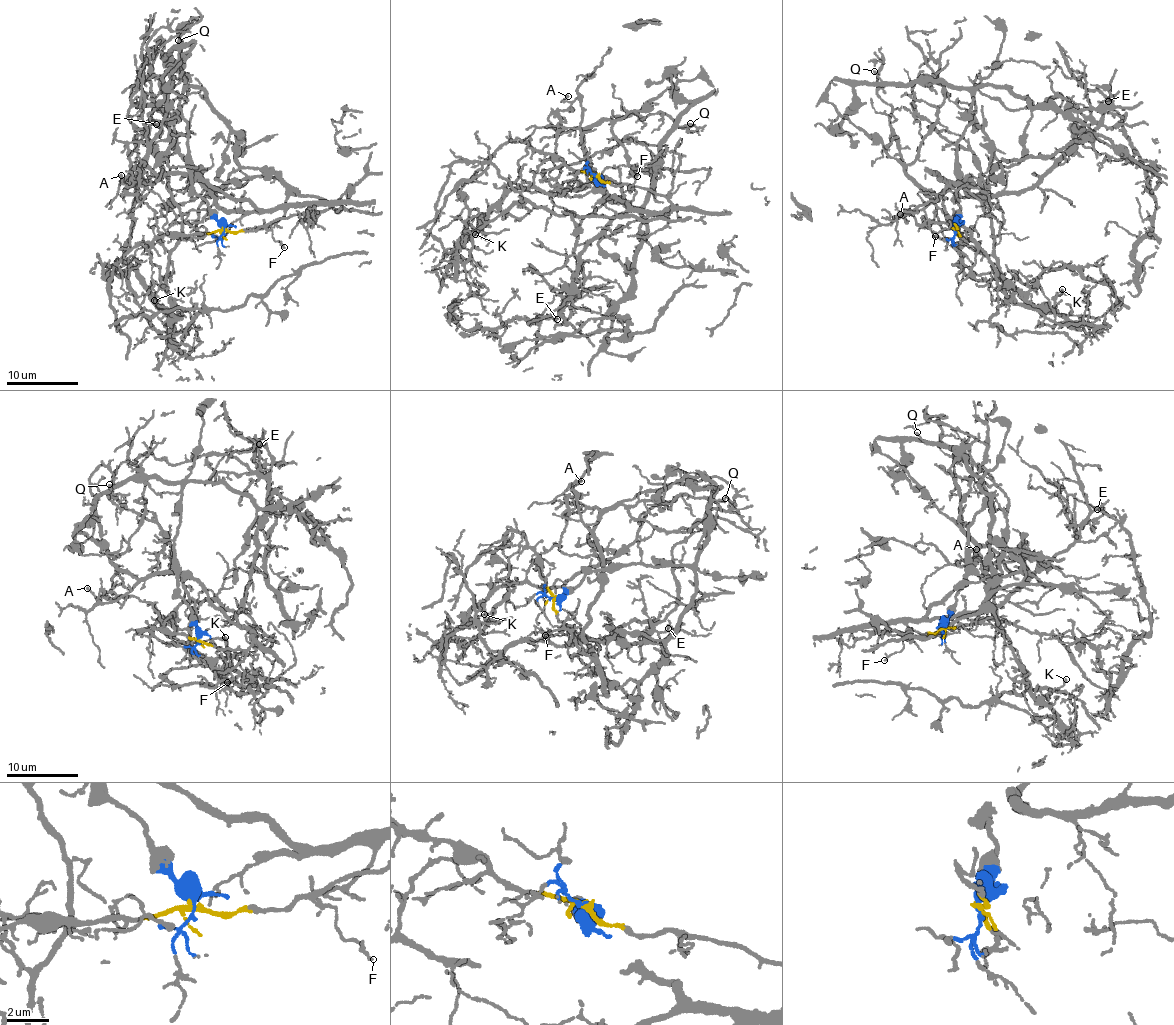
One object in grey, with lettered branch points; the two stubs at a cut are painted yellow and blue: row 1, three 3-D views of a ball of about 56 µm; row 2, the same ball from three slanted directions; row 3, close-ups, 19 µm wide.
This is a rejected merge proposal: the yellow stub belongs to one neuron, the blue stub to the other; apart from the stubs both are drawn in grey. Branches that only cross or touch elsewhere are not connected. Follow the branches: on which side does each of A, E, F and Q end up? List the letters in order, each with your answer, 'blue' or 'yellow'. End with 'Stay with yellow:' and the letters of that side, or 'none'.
A: yellow
E: yellow
F: yellow
Q: blue
Stay with yellow: A, E, F

